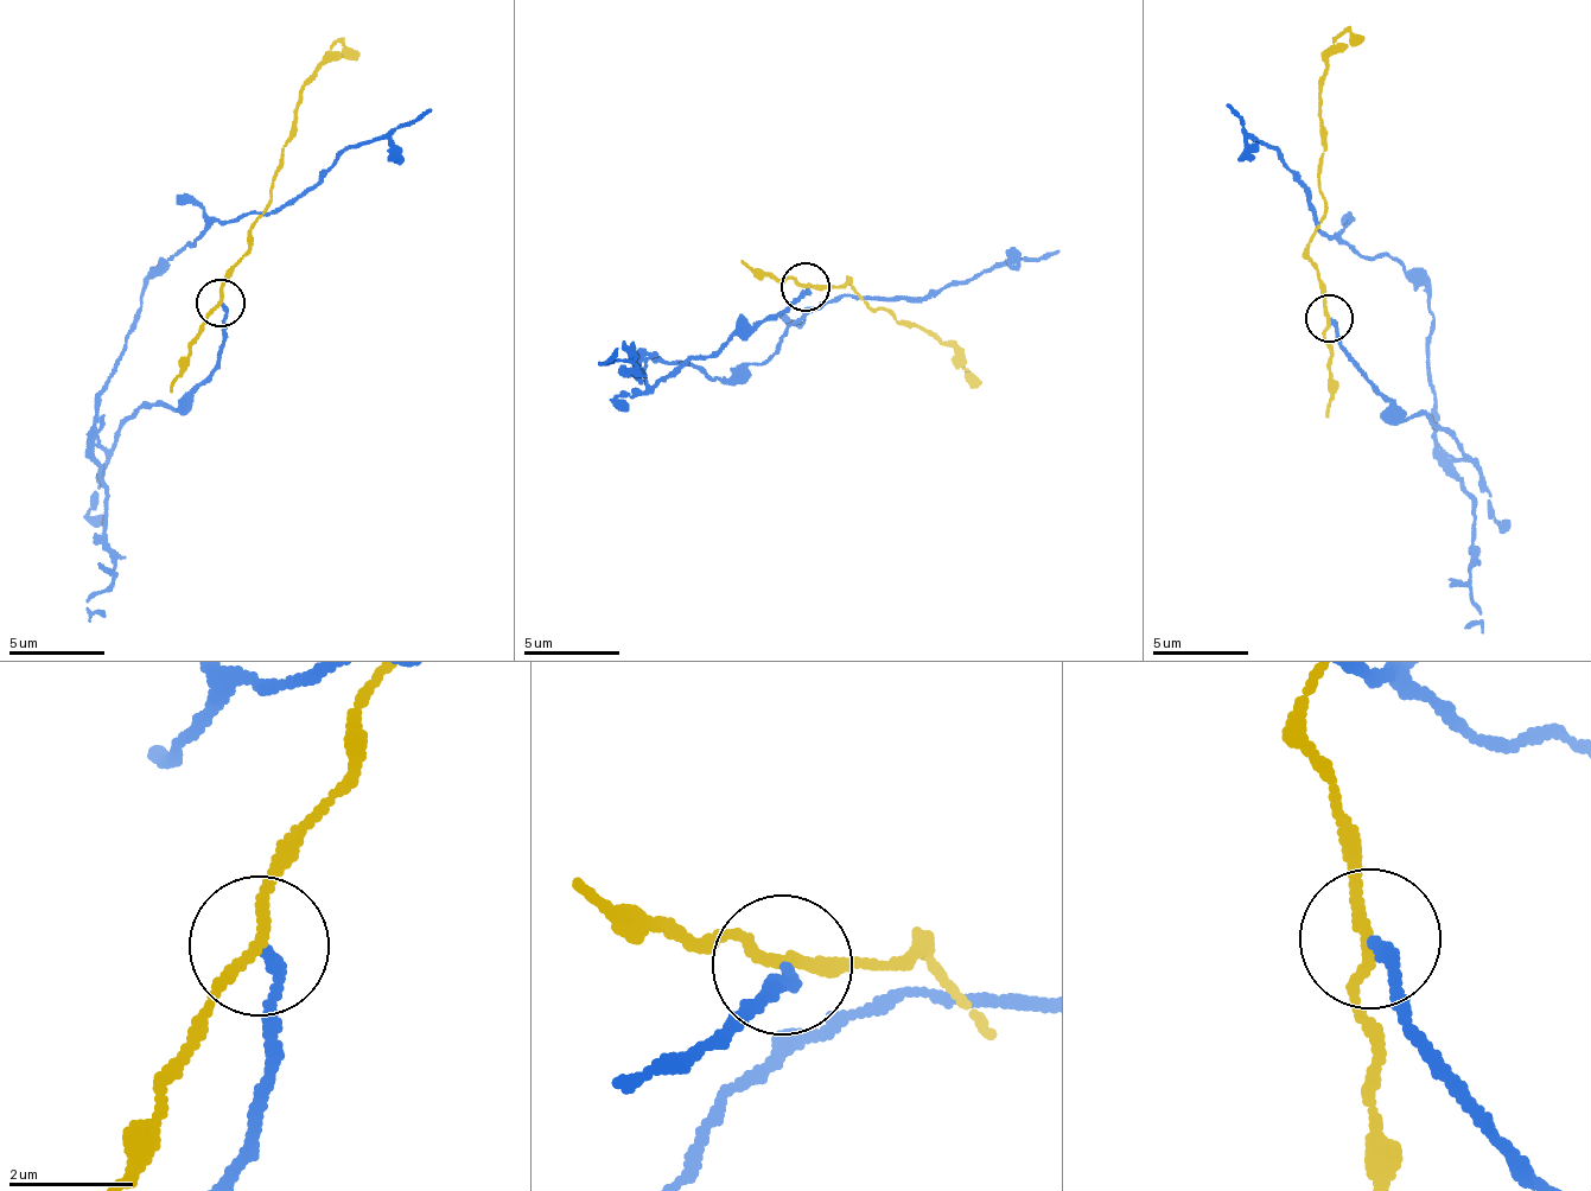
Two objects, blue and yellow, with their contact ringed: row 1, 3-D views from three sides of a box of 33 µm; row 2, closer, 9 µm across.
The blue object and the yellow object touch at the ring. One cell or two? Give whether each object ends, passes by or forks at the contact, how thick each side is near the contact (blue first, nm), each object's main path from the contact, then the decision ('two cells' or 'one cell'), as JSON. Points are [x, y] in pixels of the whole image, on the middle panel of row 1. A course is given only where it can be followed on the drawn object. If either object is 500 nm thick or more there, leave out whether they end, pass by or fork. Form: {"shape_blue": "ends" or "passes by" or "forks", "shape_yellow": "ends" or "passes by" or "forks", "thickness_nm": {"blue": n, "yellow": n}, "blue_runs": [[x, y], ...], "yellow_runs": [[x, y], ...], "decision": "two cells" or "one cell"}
{"shape_blue": "ends", "shape_yellow": "passes by", "thickness_nm": {"blue": 180, "yellow": 160}, "blue_runs": [[807, 286], [733, 341], [648, 381], [650, 356], [710, 381], [730, 377], [831, 300], [927, 299], [1061, 249]], "yellow_runs": [[807, 286], [816, 291], [851, 281], [871, 306], [927, 329], [955, 351], [981, 386]], "decision": "two cells"}

